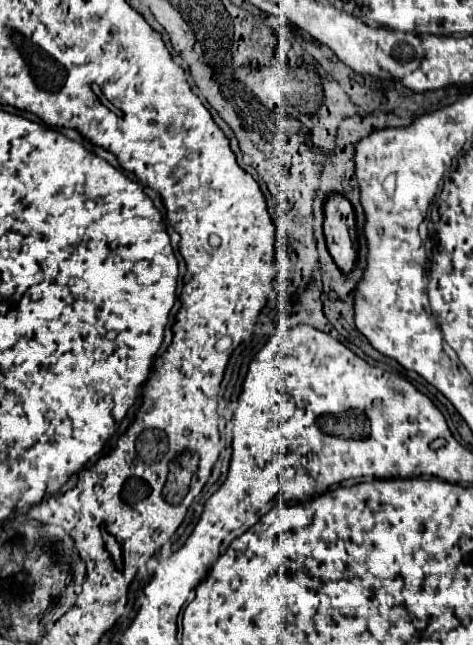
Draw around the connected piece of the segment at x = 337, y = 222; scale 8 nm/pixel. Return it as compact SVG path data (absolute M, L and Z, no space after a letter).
M328 197L324 207L324 237L328 251L342 273L352 273L352 243L358 243L356 215L346 197Z

